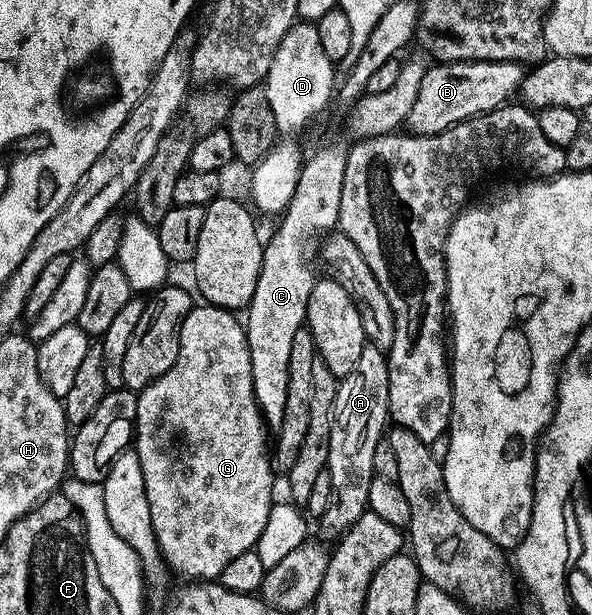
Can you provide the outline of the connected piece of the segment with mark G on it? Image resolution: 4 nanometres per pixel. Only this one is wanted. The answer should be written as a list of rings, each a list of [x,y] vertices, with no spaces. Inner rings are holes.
[[[196,305],[186,321],[182,321],[180,330],[180,348],[178,361],[158,377],[138,395],[138,409],[136,410],[136,433],[134,449],[138,453],[138,461],[142,465],[142,477],[146,485],[146,501],[150,501],[150,521],[154,525],[156,540],[160,546],[160,557],[176,575],[181,575],[184,581],[216,581],[219,580],[222,569],[226,569],[229,561],[239,557],[241,553],[253,550],[258,537],[262,537],[262,529],[266,527],[266,517],[270,517],[270,509],[274,502],[272,496],[272,475],[274,463],[270,458],[270,435],[266,430],[264,416],[256,405],[254,381],[250,377],[250,349],[244,336],[244,323],[236,320],[233,312],[211,305]]]

